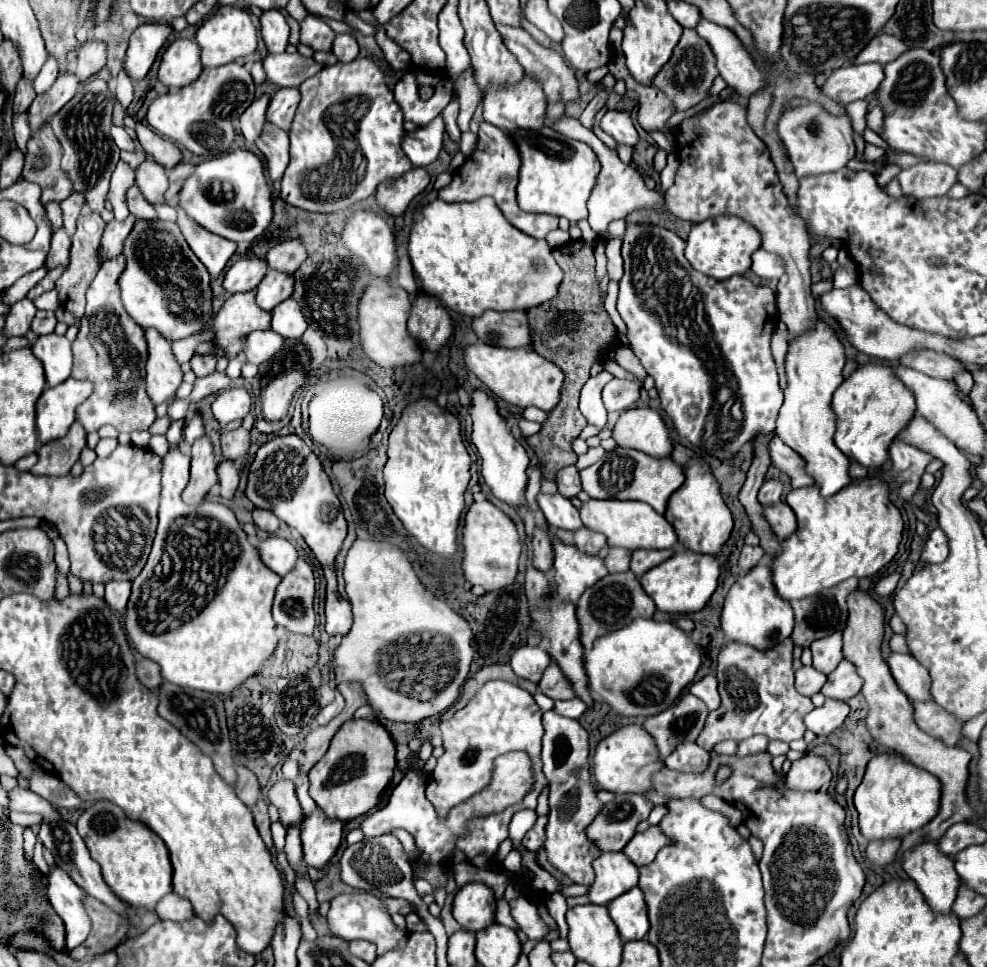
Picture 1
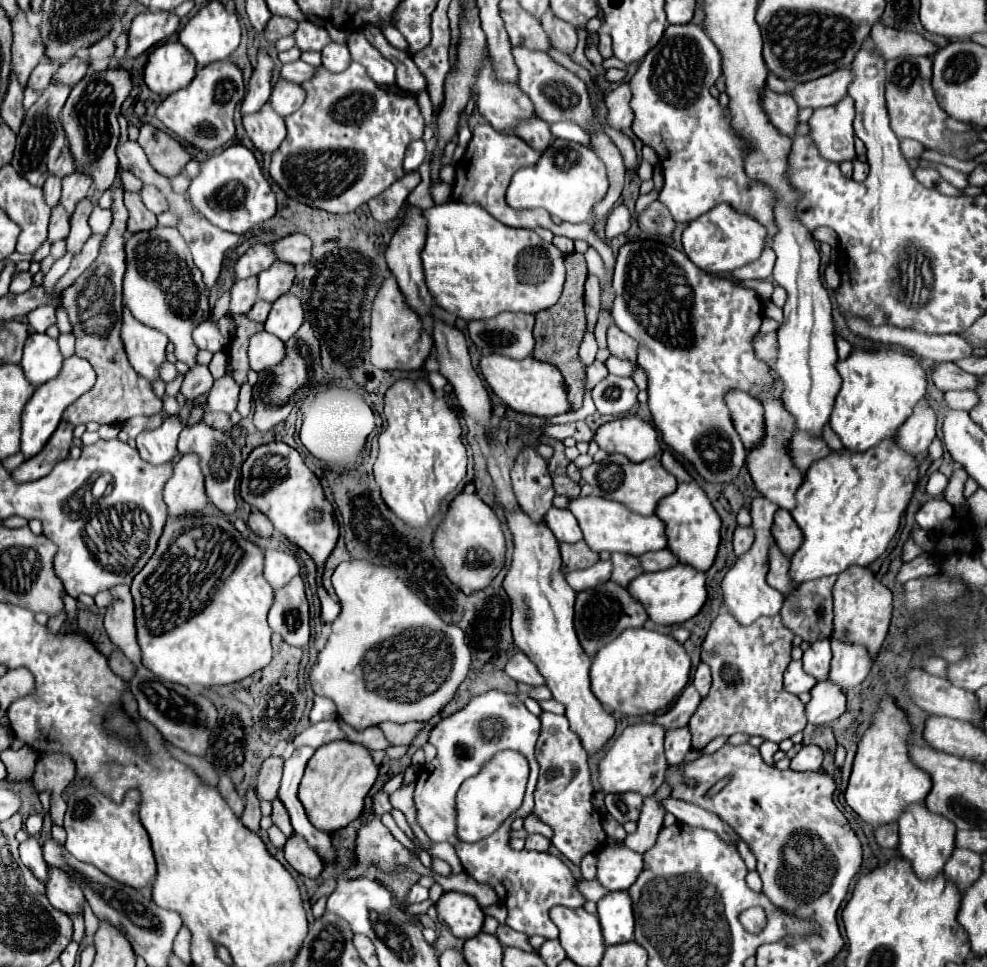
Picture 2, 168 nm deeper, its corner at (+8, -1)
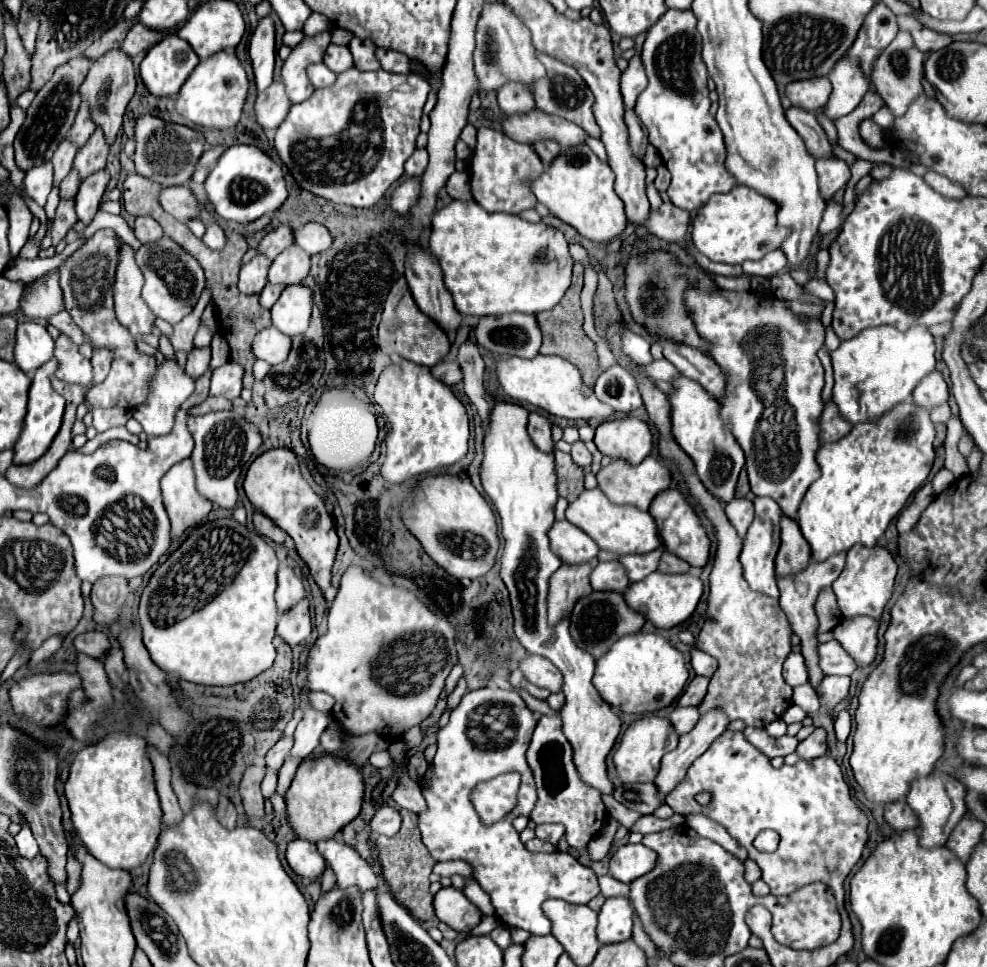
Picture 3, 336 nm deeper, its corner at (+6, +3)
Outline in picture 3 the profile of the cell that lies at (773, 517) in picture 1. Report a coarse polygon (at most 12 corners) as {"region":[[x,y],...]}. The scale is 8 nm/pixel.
{"region":[[782,516],[776,576],[800,572],[810,546],[796,520]]}

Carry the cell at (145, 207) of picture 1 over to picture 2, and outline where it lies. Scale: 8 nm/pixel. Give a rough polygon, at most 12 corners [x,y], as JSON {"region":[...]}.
{"region":[[124,194],[130,212],[128,234],[158,226],[138,194]]}

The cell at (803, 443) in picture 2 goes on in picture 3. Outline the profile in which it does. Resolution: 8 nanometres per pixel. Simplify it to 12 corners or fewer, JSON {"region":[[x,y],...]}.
{"region":[[828,402],[820,416],[820,444],[838,442],[852,424]]}

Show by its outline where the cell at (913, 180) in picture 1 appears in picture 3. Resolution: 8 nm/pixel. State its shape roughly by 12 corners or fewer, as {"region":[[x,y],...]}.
{"region":[[936,172],[924,180],[942,196],[964,198],[966,190]]}

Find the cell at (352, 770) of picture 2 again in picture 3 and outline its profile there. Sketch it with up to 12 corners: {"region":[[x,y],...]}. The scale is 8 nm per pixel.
{"region":[[306,758],[286,792],[296,836],[332,838],[360,814],[360,766]]}

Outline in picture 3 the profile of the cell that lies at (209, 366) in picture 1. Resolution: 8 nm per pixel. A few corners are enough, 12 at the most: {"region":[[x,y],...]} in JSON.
{"region":[[164,236],[142,244],[142,298],[178,324],[206,286],[192,254]]}

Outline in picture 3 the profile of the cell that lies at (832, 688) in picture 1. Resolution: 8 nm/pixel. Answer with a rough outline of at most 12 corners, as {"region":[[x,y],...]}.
{"region":[[844,618],[832,630],[856,666],[876,658],[878,622]]}

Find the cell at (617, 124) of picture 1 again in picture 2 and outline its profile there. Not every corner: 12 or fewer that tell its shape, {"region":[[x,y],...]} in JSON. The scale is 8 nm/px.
{"region":[[630,84],[606,94],[608,122],[622,132],[632,126]]}

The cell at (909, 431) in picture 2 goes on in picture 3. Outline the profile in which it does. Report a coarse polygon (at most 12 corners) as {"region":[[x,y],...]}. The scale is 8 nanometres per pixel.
{"region":[[938,370],[912,392],[916,406],[932,412],[948,402],[948,384]]}

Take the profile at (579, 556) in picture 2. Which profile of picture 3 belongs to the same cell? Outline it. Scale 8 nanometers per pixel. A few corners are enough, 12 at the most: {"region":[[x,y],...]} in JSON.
{"region":[[598,558],[562,564],[550,578],[548,618],[556,624],[582,596]]}

